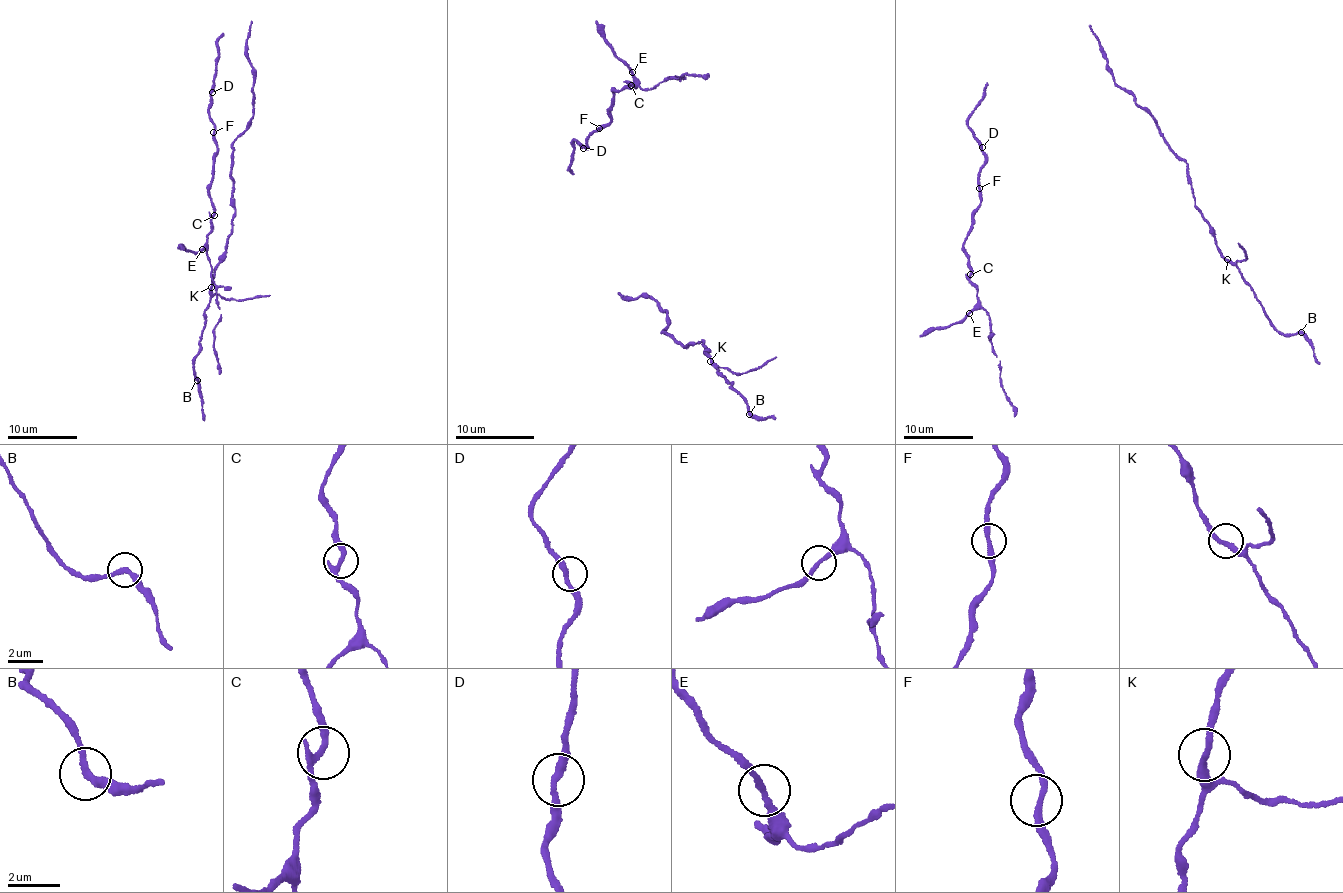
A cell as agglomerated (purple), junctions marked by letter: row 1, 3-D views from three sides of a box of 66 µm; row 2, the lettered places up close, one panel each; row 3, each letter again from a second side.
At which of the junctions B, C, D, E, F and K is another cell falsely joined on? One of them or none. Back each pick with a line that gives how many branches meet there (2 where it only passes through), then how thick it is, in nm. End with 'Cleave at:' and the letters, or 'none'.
Cleave at: none

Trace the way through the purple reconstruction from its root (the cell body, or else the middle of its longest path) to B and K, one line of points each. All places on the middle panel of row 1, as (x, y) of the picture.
B: (620, 293), (650, 295), (667, 313), (662, 331), (684, 347), (703, 340), (749, 413)
K: (620, 293), (624, 298), (650, 295), (667, 313), (670, 323), (662, 331), (684, 347), (703, 340), (710, 361)

